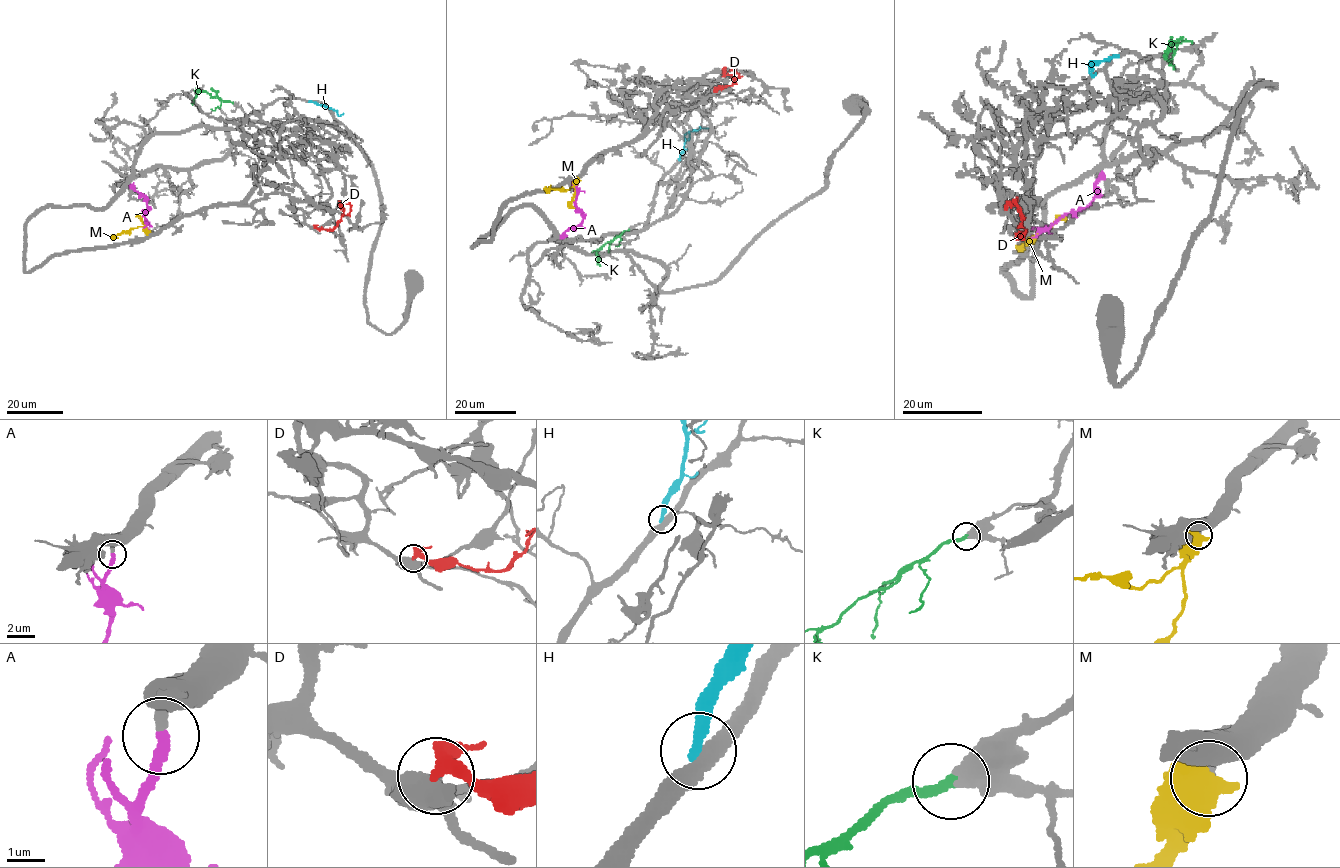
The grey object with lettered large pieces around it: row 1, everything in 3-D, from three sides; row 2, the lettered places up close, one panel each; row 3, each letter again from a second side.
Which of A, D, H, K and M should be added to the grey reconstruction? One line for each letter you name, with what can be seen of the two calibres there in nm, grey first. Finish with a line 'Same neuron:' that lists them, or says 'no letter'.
A: 240/280 nm
K: 440/240 nm
Same neuron: A, K

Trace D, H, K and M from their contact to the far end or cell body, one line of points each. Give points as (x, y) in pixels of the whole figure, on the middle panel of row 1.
D: (714, 89), (735, 82), (738, 73), (729, 69)
H: (680, 159), (690, 132), (700, 127), (707, 128)
K: (629, 229), (595, 253)
M: (577, 179), (567, 190), (550, 188), (545, 191)

